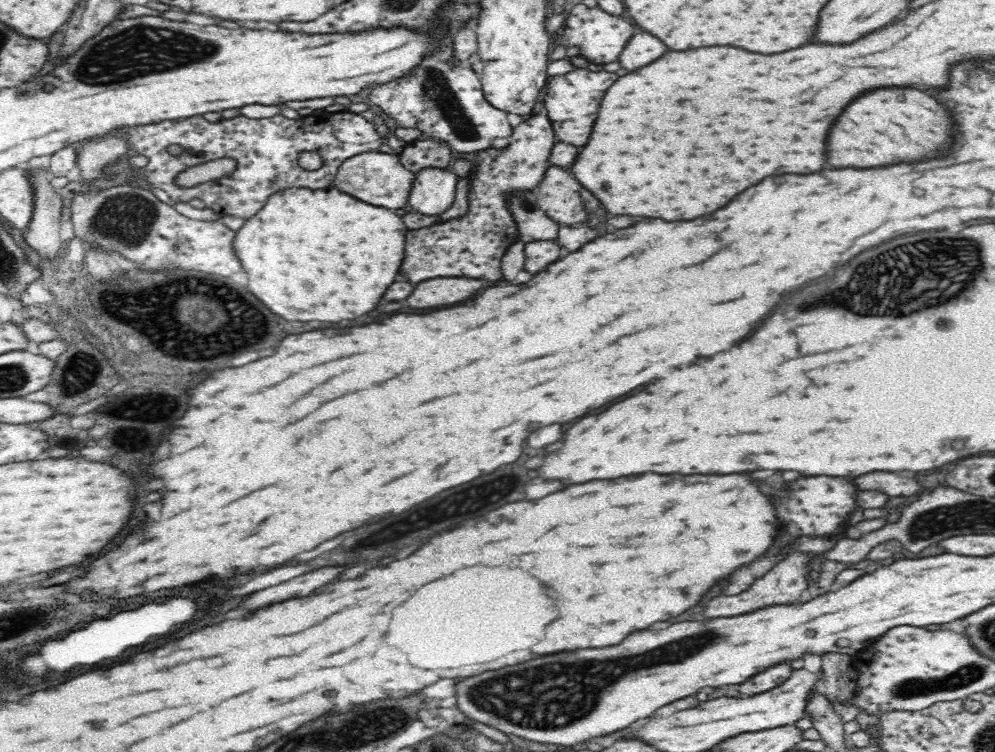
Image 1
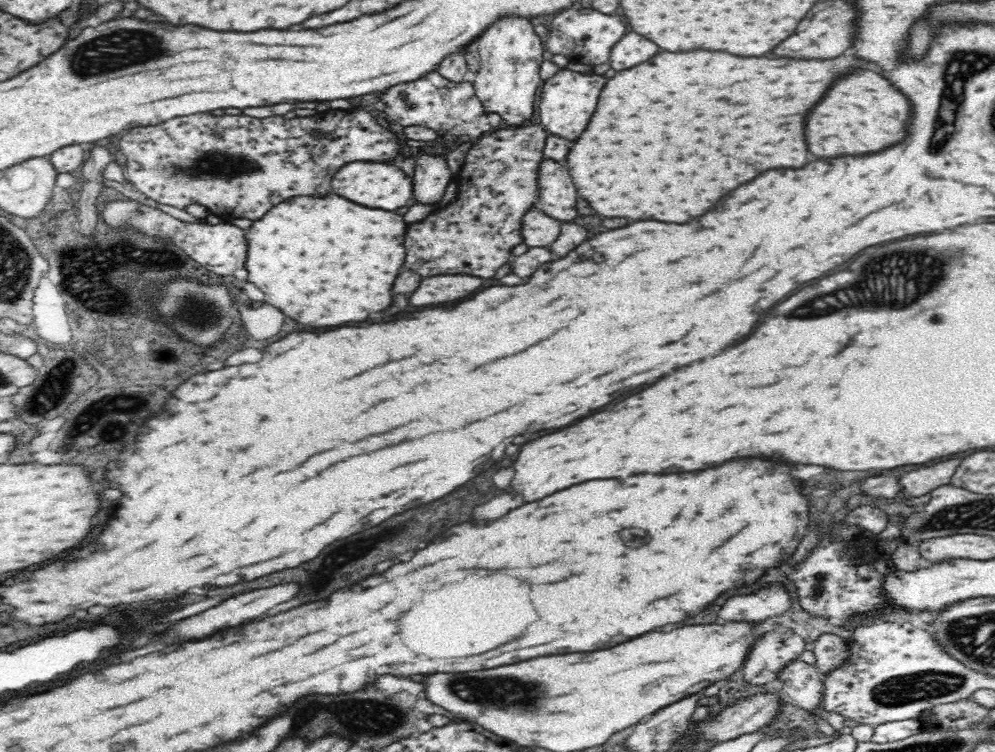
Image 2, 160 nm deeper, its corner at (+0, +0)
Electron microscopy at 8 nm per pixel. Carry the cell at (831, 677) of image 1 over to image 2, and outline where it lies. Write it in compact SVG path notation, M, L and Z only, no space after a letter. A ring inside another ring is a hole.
M824 632L814 642L813 652L818 668L826 674L838 668L851 653L848 640L830 632Z

